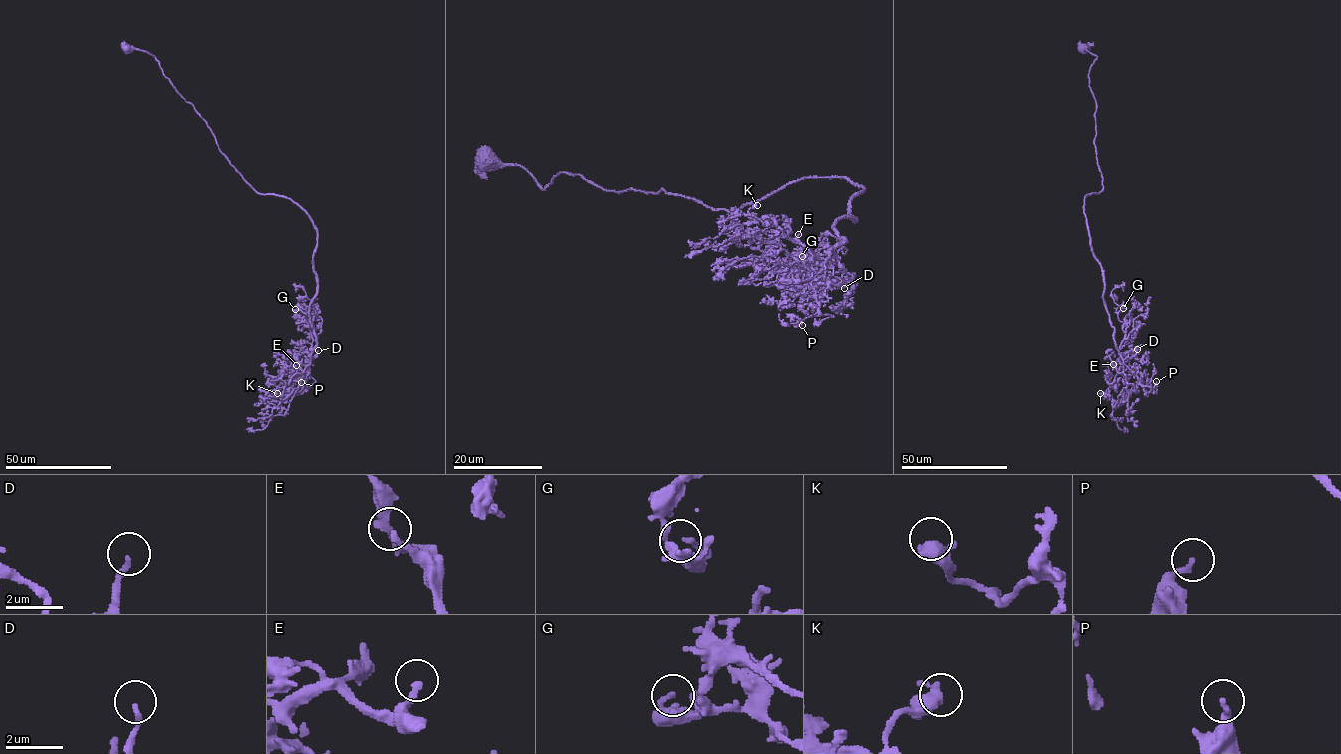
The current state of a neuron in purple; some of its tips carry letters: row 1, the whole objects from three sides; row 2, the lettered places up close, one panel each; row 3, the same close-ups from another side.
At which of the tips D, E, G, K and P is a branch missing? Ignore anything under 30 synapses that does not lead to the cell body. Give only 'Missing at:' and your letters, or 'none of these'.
Missing at: D

